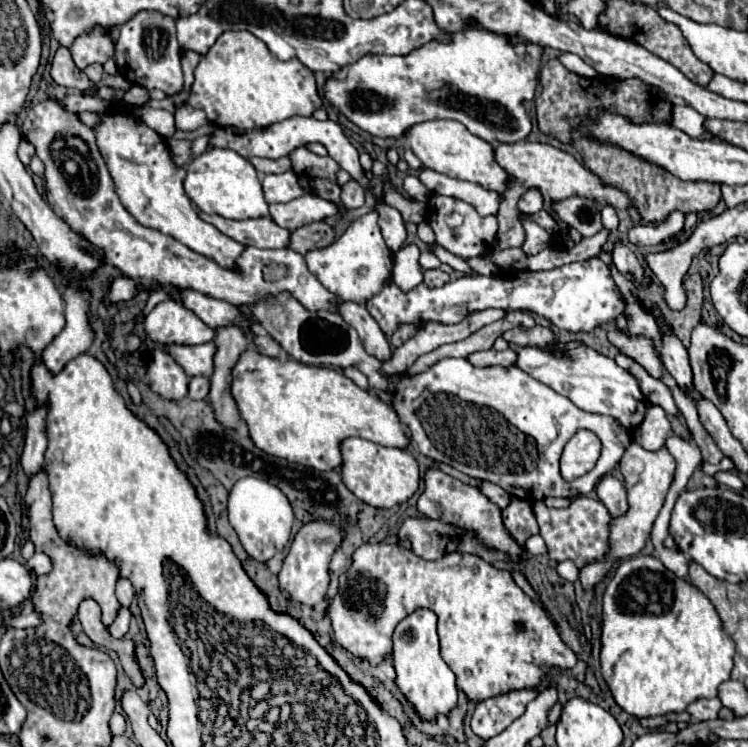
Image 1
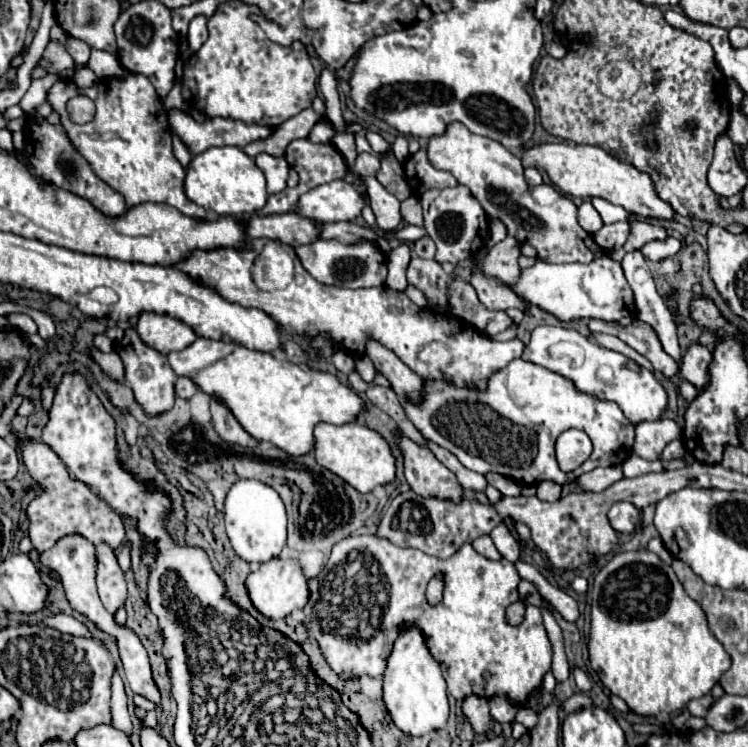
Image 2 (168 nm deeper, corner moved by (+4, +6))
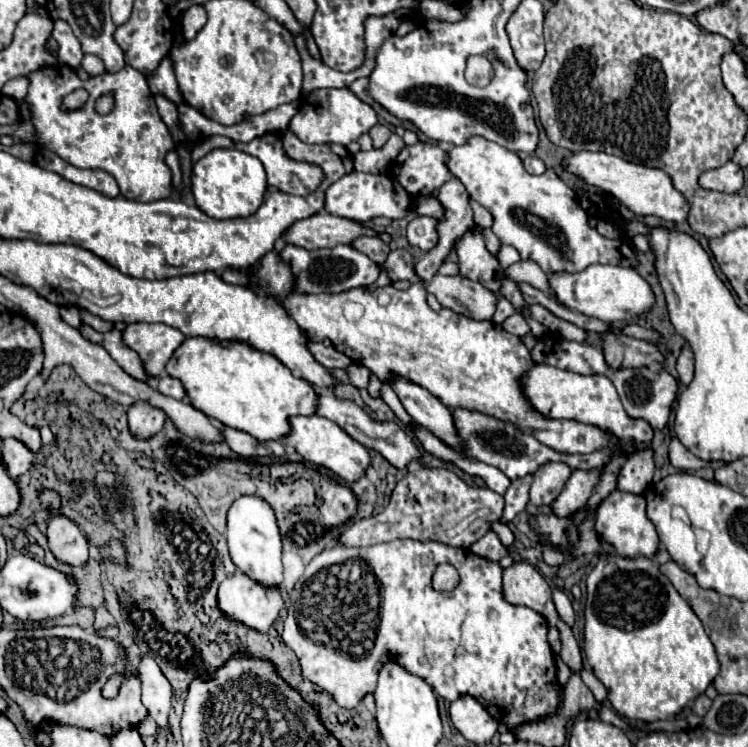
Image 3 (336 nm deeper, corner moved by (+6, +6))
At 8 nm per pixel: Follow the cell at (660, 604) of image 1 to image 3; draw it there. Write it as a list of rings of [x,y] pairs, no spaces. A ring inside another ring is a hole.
[[[598,551],[598,565],[588,575],[586,587],[588,587],[588,599],[586,599],[586,653],[584,655],[586,655],[594,675],[608,689],[608,699],[614,705],[614,709],[618,711],[618,715],[628,717],[630,721],[646,721],[646,723],[658,721],[658,719],[670,719],[670,717],[678,715],[686,705],[690,705],[698,695],[702,695],[706,691],[706,687],[714,681],[714,677],[720,671],[720,661],[718,661],[716,649],[714,649],[710,637],[704,633],[704,627],[702,627],[700,619],[696,617],[696,613],[692,611],[692,607],[688,607],[688,601],[684,601],[678,595],[678,591],[662,575],[660,565],[654,563],[654,559],[650,559],[650,557],[620,557],[616,553]]]

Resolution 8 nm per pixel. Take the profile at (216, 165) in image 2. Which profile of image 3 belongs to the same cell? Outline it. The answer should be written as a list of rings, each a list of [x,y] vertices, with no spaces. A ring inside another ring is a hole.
[[[214,149],[192,167],[192,195],[196,205],[214,219],[248,217],[256,213],[266,191],[266,173],[262,163],[238,149]]]

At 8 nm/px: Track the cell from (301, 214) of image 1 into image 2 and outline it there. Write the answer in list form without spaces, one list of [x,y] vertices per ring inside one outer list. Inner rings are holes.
[[[336,179],[304,193],[298,201],[298,211],[312,221],[334,223],[354,221],[358,215],[362,215],[366,205],[368,195],[362,179],[354,179],[354,183]]]

